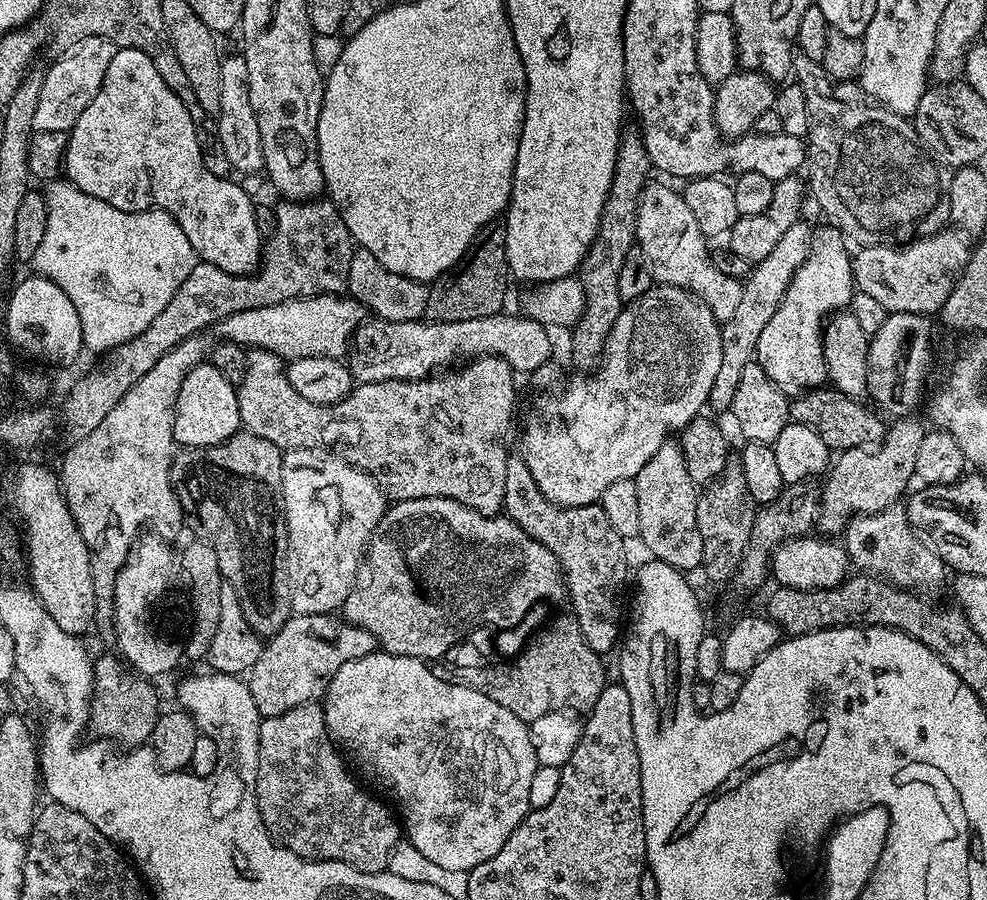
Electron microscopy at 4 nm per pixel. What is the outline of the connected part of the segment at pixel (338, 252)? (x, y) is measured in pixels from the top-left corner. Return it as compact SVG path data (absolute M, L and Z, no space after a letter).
M327 198L281 199L279 203L275 205L274 234L267 237L263 245L257 271L250 276L235 276L226 274L226 270L218 270L218 266L213 264L196 263L194 270L190 270L186 277L186 282L182 282L174 298L170 298L166 310L162 310L162 314L158 314L158 318L154 318L154 322L150 322L150 326L146 326L146 330L142 330L138 338L130 338L128 342L122 342L116 348L103 353L99 357L100 365L97 368L90 369L85 376L80 376L73 382L72 389L64 396L64 405L58 408L58 424L63 435L65 432L69 436L69 441L86 438L86 434L90 434L90 430L100 425L102 418L106 418L106 414L110 414L110 410L118 406L122 394L126 394L126 390L130 390L130 386L134 386L134 382L138 382L142 374L148 373L158 363L162 354L166 354L186 338L201 335L205 331L203 328L211 329L219 320L226 319L230 314L238 314L238 310L258 310L258 306L274 306L278 302L297 300L303 296L340 294L347 289L354 241L350 230L346 230L346 222L341 218L340 211Z

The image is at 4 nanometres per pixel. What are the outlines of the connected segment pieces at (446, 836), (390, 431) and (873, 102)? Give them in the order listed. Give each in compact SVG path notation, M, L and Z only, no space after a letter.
M383 650L371 652L366 658L346 662L346 666L342 666L342 670L338 670L338 674L334 674L327 692L322 697L322 707L328 731L334 737L335 743L346 753L347 759L353 765L356 763L366 775L373 776L392 795L391 803L402 821L402 832L406 839L424 857L430 858L430 862L436 863L437 866L443 866L445 870L462 870L469 873L474 866L482 866L482 862L494 858L494 854L498 854L498 850L502 850L502 846L506 846L506 838L510 838L510 834L514 834L516 827L528 815L530 811L530 782L538 767L536 751L529 725L525 721L519 720L514 714L510 714L510 710L506 710L506 706L498 706L498 702L494 702L494 698L468 687L463 682L451 684L450 681L435 676L428 668L431 667L425 661L415 660L409 656L391 656L389 652Z
M253 348L247 353L245 358L245 372L242 374L238 381L238 387L236 390L236 397L238 398L238 410L240 411L241 425L247 431L258 434L258 438L266 438L266 442L274 442L274 446L278 446L281 450L287 450L290 448L315 448L317 450L327 450L334 456L339 456L341 460L344 460L348 464L352 464L355 468L360 468L366 474L370 474L378 482L378 486L384 493L386 493L389 501L395 502L398 500L413 500L414 498L422 498L423 496L429 496L430 498L450 498L454 502L462 502L466 506L470 506L470 510L478 510L478 514L486 514L487 516L497 515L503 509L504 495L506 494L506 462L508 461L510 452L509 449L504 449L504 444L500 439L507 434L512 428L512 411L516 408L516 380L512 367L506 363L500 356L478 356L475 360L469 360L461 363L459 366L453 367L451 370L445 371L443 374L433 374L428 377L427 380L387 380L386 382L370 382L369 384L356 384L352 391L348 393L346 398L342 398L337 404L315 404L310 402L306 398L302 398L302 394L298 394L298 390L294 390L294 386L290 386L288 381L288 370L286 367L286 361L281 356L274 354L270 350L262 350L261 348Z
M796 54L792 57L792 71L795 83L806 90L806 107L810 110L810 130L806 137L806 184L810 189L810 196L816 199L816 204L829 216L831 223L835 225L841 233L848 232L849 241L857 240L857 245L871 246L874 244L886 244L889 246L899 246L901 244L911 244L913 240L920 240L923 236L933 236L936 232L942 232L949 227L950 210L950 176L947 171L938 163L935 156L925 148L920 141L920 135L916 133L916 125L907 116L899 116L894 110L890 110L885 104L879 102L872 96L865 94L859 83L850 80L836 80L830 74L826 74L823 63L814 58Z

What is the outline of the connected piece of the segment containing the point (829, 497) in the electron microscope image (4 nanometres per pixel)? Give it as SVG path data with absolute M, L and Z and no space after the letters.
M893 419L893 424L887 425L884 440L873 448L845 448L837 455L840 456L837 460L835 457L826 473L828 482L820 488L818 528L821 533L843 533L852 517L869 516L893 507L899 501L896 499L909 491L908 483L913 483L916 475L914 465L918 459L918 442L922 442L926 431L923 419L912 419Z

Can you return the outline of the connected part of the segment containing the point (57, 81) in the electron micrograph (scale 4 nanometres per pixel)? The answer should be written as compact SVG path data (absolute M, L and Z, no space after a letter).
M87 36L74 46L55 57L52 65L47 65L42 82L42 94L38 98L38 111L34 113L33 129L38 132L58 130L71 132L74 122L78 122L82 110L94 102L94 94L102 86L102 78L106 78L106 70L110 66L110 58L114 58L117 47L106 38Z

